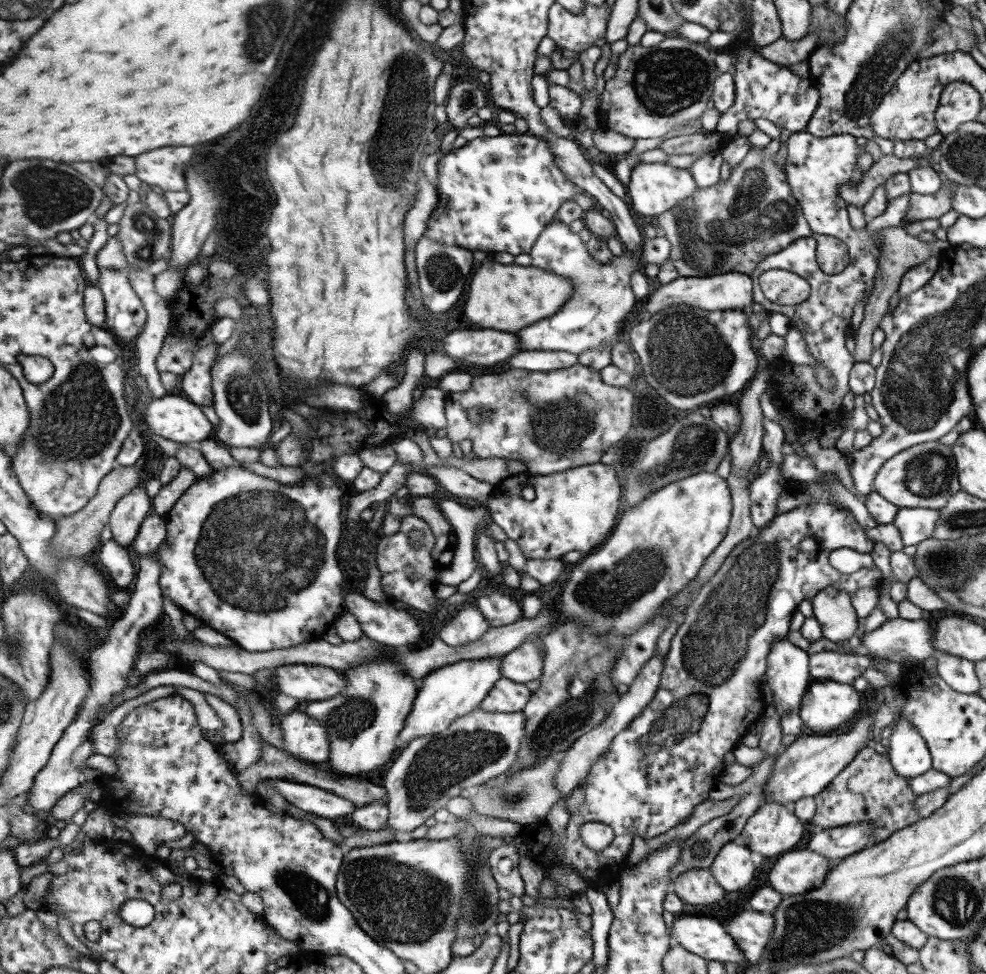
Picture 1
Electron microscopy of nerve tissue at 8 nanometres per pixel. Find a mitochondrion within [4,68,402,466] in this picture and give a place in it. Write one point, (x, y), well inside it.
(62, 194)

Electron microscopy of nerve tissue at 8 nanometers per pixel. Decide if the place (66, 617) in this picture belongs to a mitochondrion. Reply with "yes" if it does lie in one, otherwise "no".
no

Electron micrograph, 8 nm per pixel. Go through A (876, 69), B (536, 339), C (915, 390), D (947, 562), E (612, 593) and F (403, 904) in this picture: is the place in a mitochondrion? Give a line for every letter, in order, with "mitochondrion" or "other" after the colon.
A: mitochondrion
B: other
C: mitochondrion
D: mitochondrion
E: mitochondrion
F: mitochondrion

